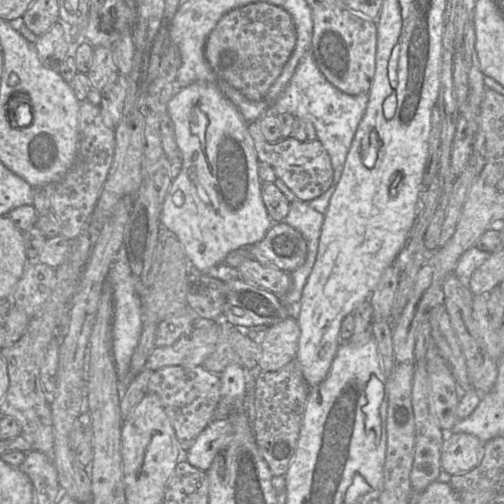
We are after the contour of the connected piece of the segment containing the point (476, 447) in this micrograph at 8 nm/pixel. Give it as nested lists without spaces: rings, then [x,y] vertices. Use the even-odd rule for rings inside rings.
[[[452,434],[442,443],[441,469],[451,476],[471,471],[481,463],[484,445],[475,435]]]

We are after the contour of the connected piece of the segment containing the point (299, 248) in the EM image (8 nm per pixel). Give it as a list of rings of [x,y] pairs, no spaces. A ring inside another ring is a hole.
[[[285,221],[273,223],[264,238],[249,246],[251,256],[264,266],[291,273],[300,267],[307,255],[301,233]]]

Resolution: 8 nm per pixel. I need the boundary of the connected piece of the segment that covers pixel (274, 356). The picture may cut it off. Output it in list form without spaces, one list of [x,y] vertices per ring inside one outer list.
[[[289,316],[281,322],[266,328],[261,337],[255,341],[260,344],[262,349],[261,357],[258,361],[258,371],[270,372],[284,367],[290,361],[295,359],[300,329],[294,316]]]

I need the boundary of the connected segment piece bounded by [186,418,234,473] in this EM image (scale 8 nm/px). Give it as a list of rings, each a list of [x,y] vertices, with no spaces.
[[[229,418],[211,421],[186,452],[186,462],[202,472],[207,472],[217,455],[222,454],[233,438],[233,426]]]

